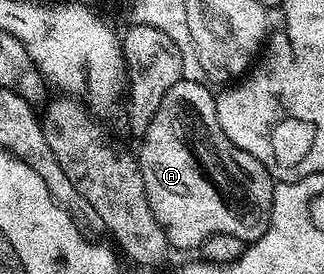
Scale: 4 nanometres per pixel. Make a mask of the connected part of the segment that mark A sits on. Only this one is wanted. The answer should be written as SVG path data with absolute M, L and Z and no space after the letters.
M183 79L174 83L139 138L146 199L173 250L195 250L210 235L238 235L251 243L266 232L272 214L274 178L254 155L226 139L218 123L216 98L208 88Z

